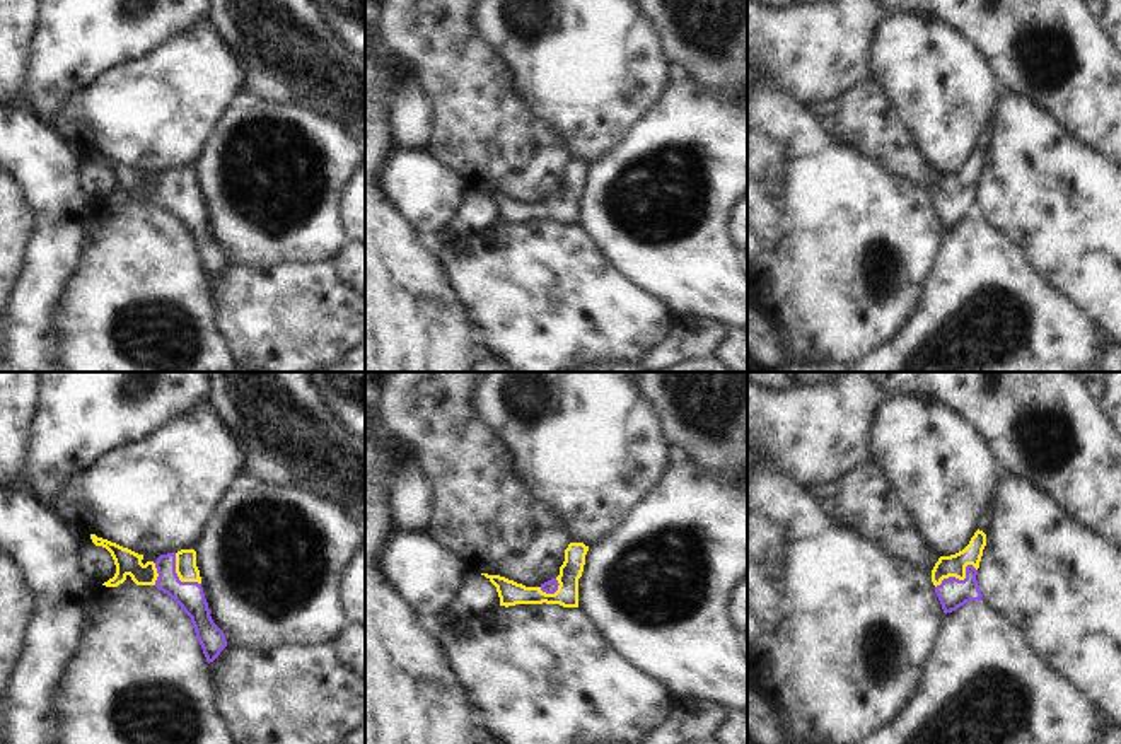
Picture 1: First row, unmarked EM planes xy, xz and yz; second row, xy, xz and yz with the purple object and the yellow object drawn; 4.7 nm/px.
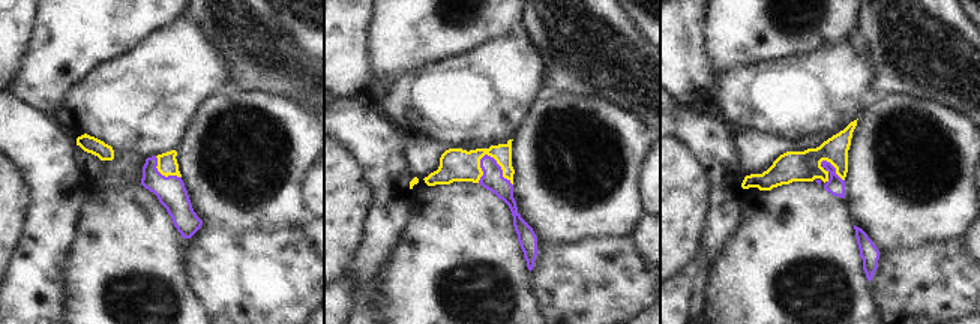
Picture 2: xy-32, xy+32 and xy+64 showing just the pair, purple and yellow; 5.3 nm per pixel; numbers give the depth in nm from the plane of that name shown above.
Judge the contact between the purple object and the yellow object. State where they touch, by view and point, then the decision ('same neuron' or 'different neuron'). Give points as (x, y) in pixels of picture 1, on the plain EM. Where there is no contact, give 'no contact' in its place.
meets purple in yz at (958, 197); same neuron

